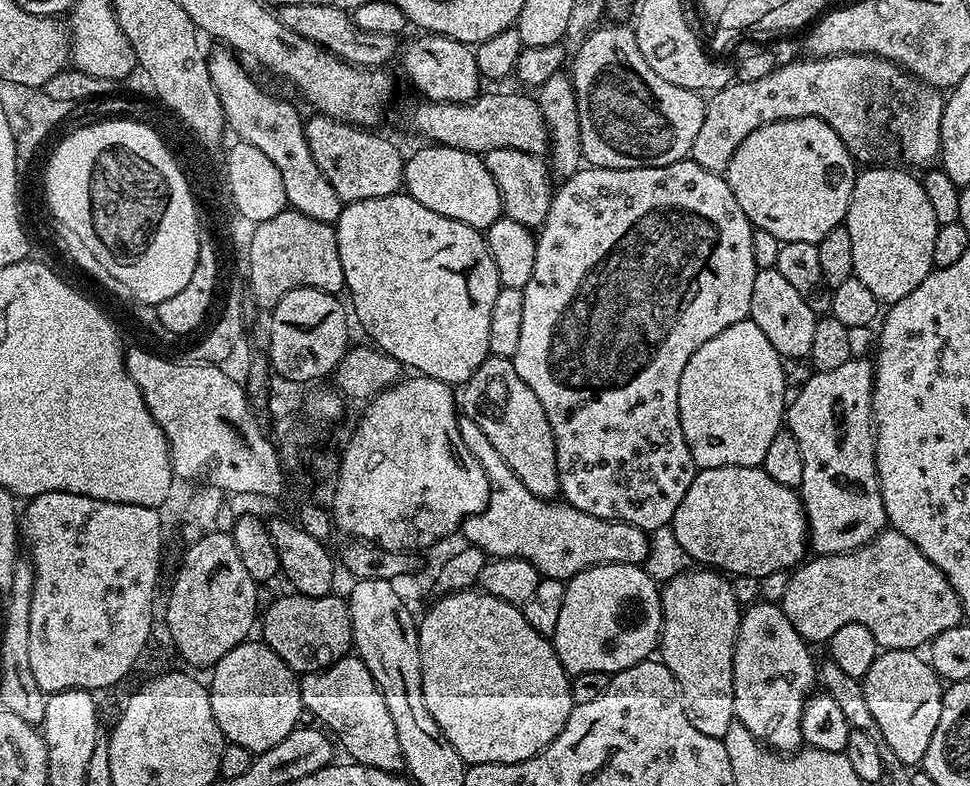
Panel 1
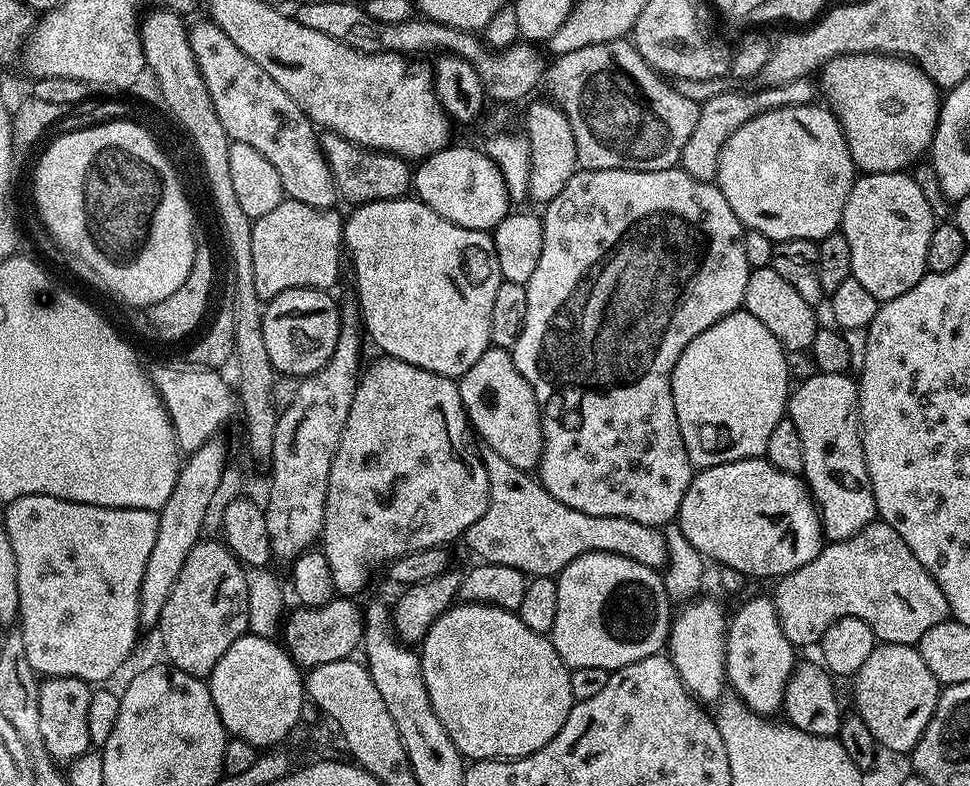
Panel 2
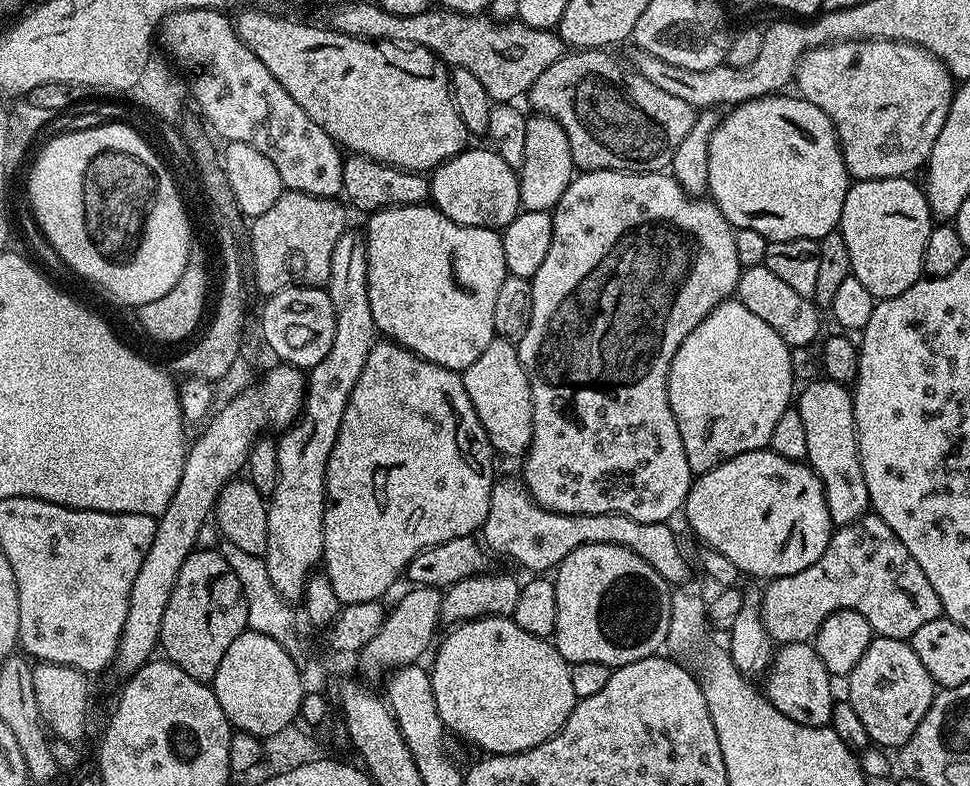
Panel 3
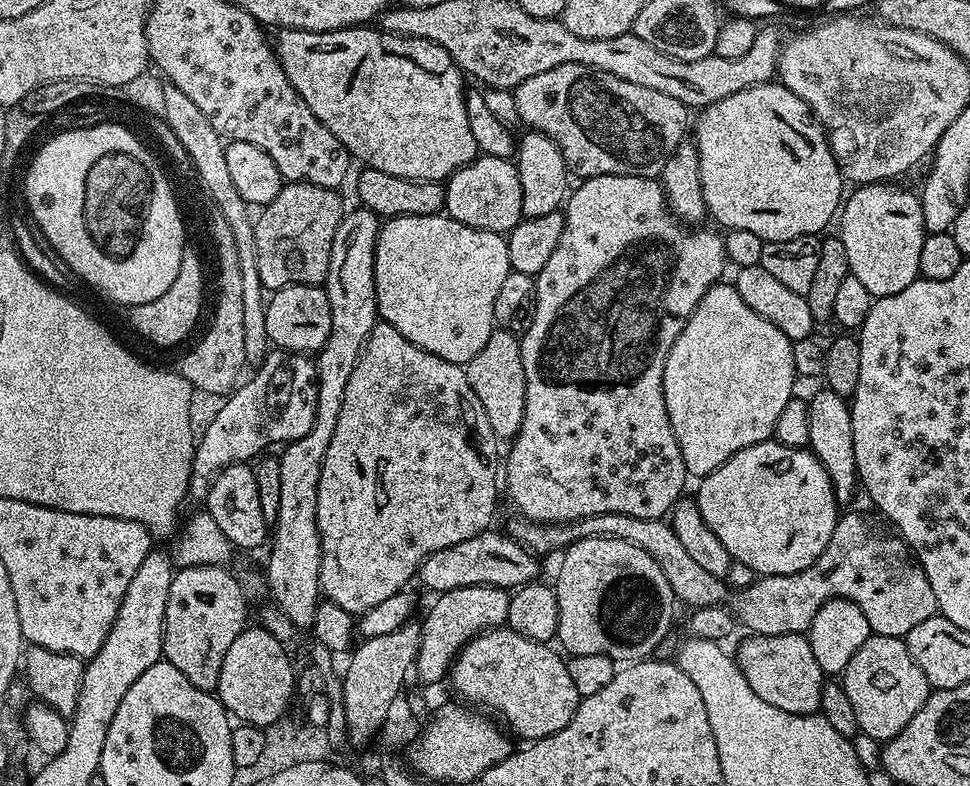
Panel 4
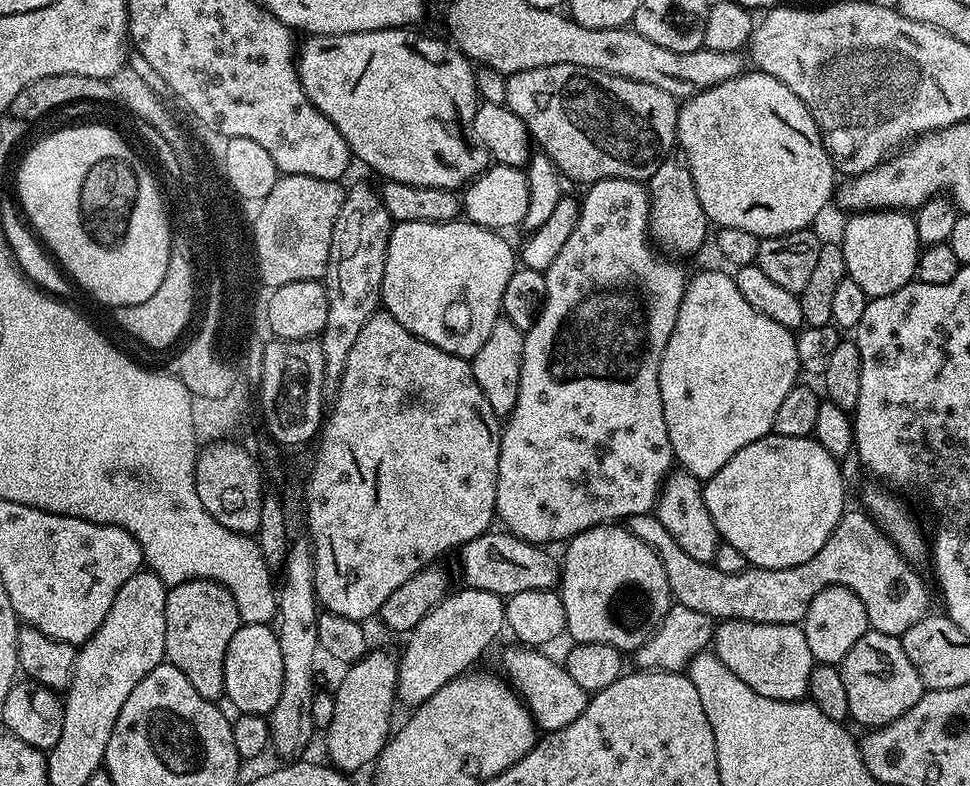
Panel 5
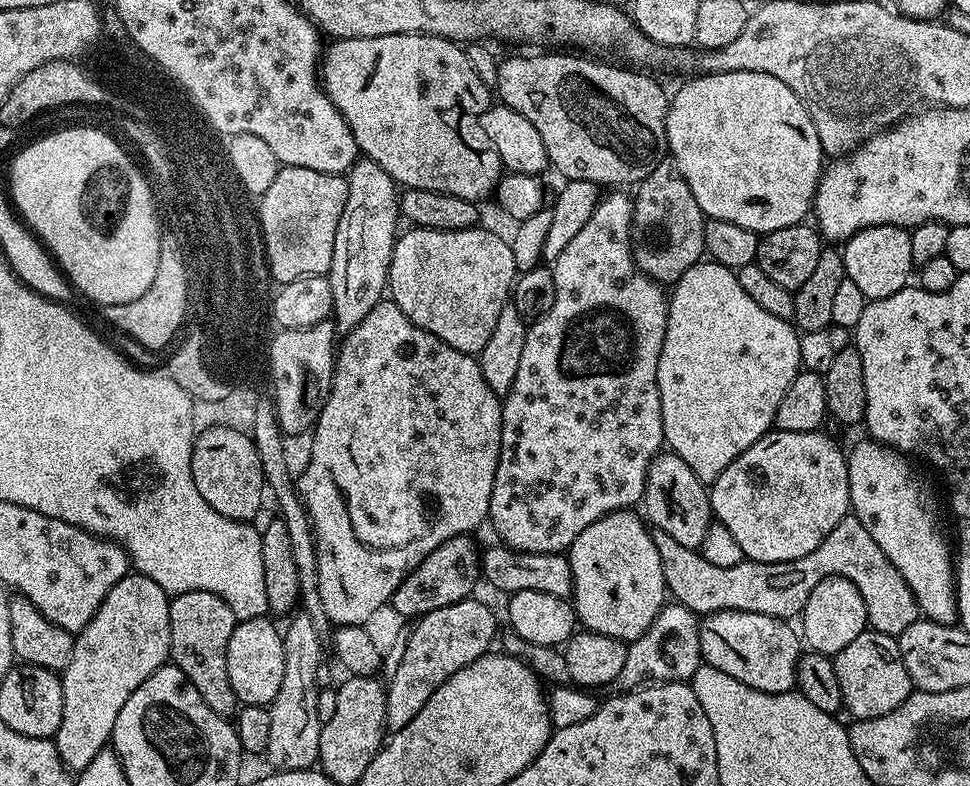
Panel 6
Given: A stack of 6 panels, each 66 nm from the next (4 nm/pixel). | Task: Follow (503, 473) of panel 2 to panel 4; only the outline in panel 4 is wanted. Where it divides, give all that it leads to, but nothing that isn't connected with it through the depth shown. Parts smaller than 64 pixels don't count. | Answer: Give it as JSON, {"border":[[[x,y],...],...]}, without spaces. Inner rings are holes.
{"border":[[[617,512],[591,516],[585,520],[575,520],[572,524],[533,524],[530,520],[516,518],[510,529],[510,535],[519,544],[537,554],[556,551],[559,553],[569,544],[587,536],[622,538],[634,542],[634,546],[646,550],[646,554],[650,554],[650,558],[654,558],[654,562],[658,562],[662,574],[666,574],[666,582],[670,582],[670,590],[674,590],[676,599],[681,605],[689,604],[689,609],[692,610],[723,605],[726,601],[724,599],[730,594],[730,588],[723,579],[715,577],[707,570],[702,570],[702,567],[686,554],[685,547],[678,542],[678,535],[675,534],[667,519],[634,518]]]}

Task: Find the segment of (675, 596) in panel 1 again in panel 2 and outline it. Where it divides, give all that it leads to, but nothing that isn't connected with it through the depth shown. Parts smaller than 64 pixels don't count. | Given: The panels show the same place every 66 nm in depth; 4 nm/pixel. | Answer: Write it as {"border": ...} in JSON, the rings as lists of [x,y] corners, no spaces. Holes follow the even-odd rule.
{"border":[[[693,599],[675,613],[672,626],[668,630],[666,655],[672,661],[682,686],[701,705],[715,705],[725,695],[726,681],[726,642],[728,641],[729,613],[716,600]]]}

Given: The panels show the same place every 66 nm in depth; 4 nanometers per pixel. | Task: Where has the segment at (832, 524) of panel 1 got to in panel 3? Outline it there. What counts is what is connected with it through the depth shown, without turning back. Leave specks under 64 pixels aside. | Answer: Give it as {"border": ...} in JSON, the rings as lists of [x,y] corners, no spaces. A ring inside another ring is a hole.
{"border":[[[827,378],[805,383],[803,388],[804,393],[798,396],[798,407],[806,429],[807,463],[822,482],[833,525],[849,524],[870,508],[856,441],[853,393],[845,385]]]}

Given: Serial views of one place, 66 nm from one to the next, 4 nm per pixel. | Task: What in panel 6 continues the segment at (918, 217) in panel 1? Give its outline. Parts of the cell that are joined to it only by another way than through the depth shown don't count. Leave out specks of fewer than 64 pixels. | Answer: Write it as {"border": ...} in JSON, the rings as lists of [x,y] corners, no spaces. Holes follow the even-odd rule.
{"border":[[[893,224],[870,226],[866,230],[858,230],[846,241],[842,248],[844,257],[844,275],[862,290],[865,301],[885,300],[890,294],[898,294],[898,290],[909,287],[914,276],[914,265],[910,254],[911,231]]]}

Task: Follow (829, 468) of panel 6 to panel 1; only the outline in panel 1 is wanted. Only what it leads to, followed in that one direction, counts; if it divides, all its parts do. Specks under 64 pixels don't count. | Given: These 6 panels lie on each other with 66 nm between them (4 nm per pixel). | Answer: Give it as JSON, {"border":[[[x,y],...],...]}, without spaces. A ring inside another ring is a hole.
{"border":[[[722,466],[721,468],[701,468],[696,473],[694,482],[690,482],[690,490],[686,490],[686,498],[678,502],[678,510],[674,510],[671,525],[674,538],[682,545],[682,550],[700,566],[707,566],[721,573],[737,576],[769,576],[775,572],[788,572],[795,569],[805,559],[808,543],[808,520],[804,517],[804,505],[795,488],[782,486],[782,482],[774,482],[763,467],[743,468]]]}

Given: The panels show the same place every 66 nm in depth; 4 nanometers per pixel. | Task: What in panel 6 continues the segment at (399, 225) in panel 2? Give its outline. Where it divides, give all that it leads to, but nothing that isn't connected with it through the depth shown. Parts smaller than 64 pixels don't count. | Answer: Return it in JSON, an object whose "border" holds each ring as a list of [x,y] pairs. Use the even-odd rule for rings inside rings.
{"border":[[[419,226],[409,229],[397,235],[392,251],[387,286],[392,303],[414,322],[414,326],[434,334],[442,342],[454,346],[454,350],[479,354],[490,334],[494,334],[494,322],[498,322],[498,314],[502,314],[509,303],[512,285],[516,283],[518,273],[511,243],[496,232],[487,232],[484,226],[445,232]]]}

